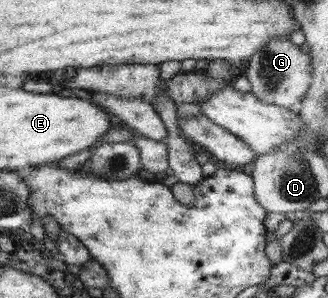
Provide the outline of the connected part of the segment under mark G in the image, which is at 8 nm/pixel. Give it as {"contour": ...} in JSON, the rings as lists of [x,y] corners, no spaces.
{"contour":[[[280,36],[260,46],[260,50],[256,50],[249,61],[245,76],[252,86],[251,92],[258,99],[286,109],[298,107],[312,82],[312,54],[302,52],[300,47],[291,42],[290,37]]]}

